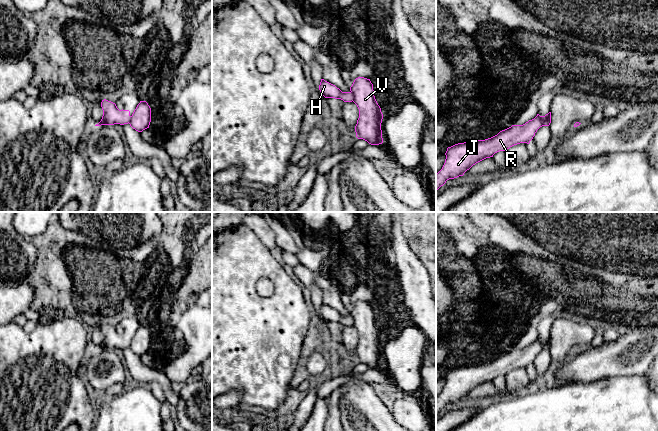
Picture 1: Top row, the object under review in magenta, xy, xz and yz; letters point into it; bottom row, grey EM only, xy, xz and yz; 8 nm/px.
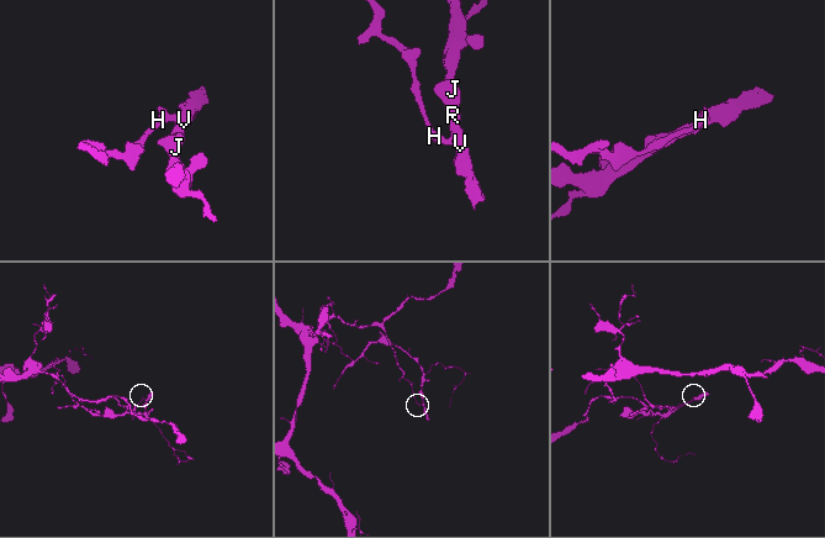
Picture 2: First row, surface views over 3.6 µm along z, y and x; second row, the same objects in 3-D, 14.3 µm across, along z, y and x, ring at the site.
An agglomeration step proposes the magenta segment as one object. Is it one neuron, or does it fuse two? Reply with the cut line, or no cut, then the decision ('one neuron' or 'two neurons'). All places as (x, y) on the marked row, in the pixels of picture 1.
cut in xz along (351, 91), (353, 100); two neurons

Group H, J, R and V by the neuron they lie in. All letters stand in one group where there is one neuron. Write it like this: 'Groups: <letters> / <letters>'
Groups: H / J R V

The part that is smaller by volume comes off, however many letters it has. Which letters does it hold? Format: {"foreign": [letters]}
{"foreign": ["J", "R", "V"]}

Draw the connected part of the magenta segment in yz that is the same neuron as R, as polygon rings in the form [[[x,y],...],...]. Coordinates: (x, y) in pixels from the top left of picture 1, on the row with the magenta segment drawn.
[[[551,112],[544,119],[537,116],[523,125],[512,125],[500,131],[497,135],[477,141],[458,143],[447,148],[446,159],[442,169],[436,174],[436,191],[443,186],[447,180],[463,176],[476,163],[493,157],[499,151],[506,151],[510,147],[527,143],[535,136],[537,130],[551,123]]]

